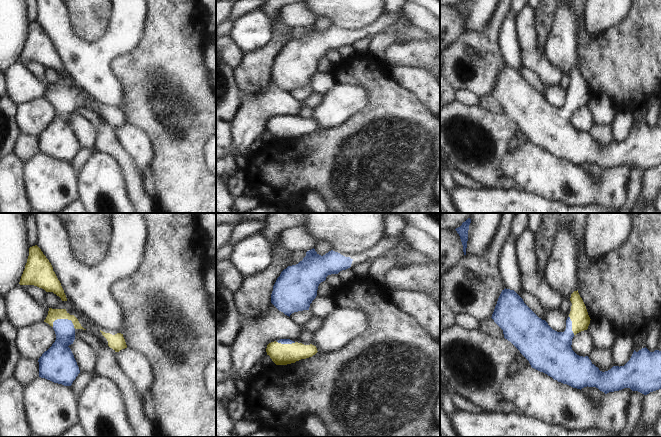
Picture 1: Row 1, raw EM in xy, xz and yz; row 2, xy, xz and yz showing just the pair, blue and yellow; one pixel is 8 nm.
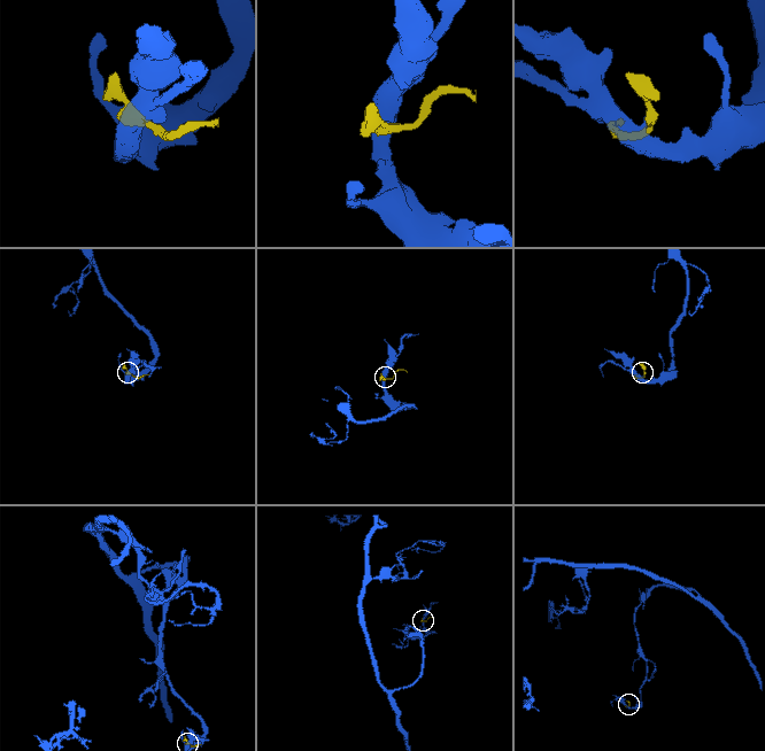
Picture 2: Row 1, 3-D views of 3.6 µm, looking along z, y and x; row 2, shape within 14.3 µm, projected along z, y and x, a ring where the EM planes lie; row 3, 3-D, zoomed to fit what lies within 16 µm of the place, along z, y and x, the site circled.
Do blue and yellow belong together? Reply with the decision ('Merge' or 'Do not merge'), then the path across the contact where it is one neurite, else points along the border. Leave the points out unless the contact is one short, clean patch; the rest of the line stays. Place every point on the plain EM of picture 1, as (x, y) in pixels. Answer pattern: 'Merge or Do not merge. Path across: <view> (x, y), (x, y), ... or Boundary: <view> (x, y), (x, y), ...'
Merge. Path across: xy (64, 105), (65, 95), (59, 95), (53, 90)

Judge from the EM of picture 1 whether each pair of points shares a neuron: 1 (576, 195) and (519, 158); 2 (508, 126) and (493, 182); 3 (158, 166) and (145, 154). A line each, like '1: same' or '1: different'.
1: same
2: same
3: different

